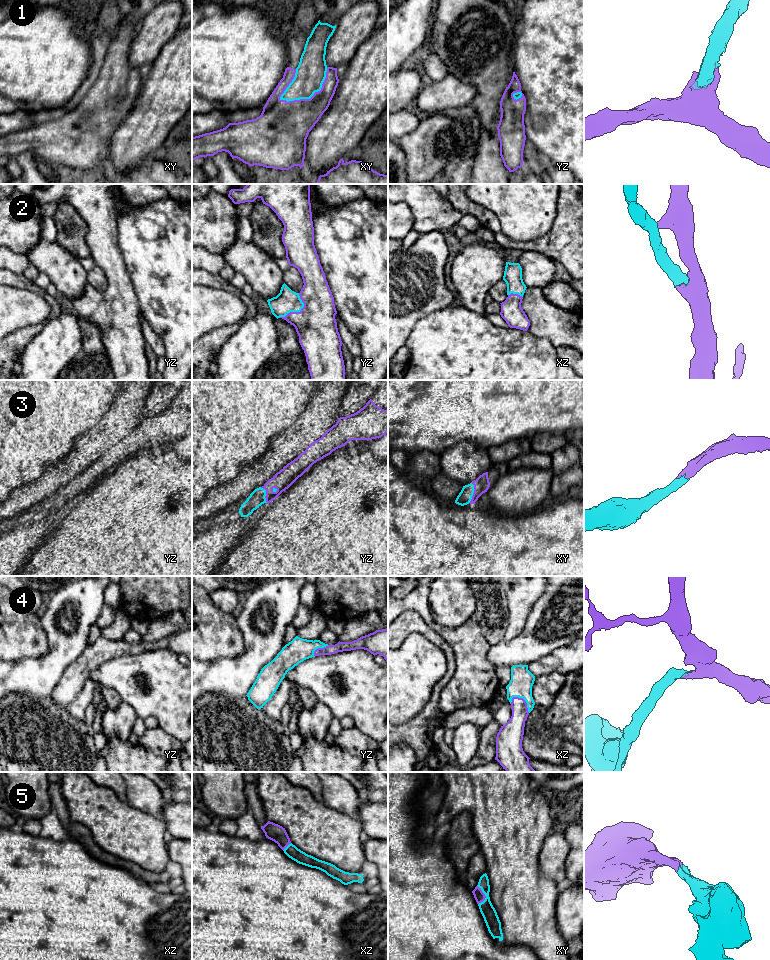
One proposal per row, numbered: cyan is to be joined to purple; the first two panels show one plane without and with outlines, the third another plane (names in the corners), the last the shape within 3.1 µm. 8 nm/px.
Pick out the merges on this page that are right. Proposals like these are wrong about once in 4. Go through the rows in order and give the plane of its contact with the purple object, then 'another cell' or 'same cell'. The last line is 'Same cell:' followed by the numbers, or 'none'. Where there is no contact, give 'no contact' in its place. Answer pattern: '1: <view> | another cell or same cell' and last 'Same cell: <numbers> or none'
1: xy | same cell
2: yz | same cell
3: xy | same cell
4: xz | same cell
5: xy | same cell
Same cell: 1, 2, 3, 4, 5

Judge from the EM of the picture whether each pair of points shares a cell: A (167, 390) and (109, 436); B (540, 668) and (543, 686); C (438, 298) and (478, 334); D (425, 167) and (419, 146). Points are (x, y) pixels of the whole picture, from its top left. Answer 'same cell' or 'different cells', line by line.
A: different cells
B: different cells
C: different cells
D: same cell

